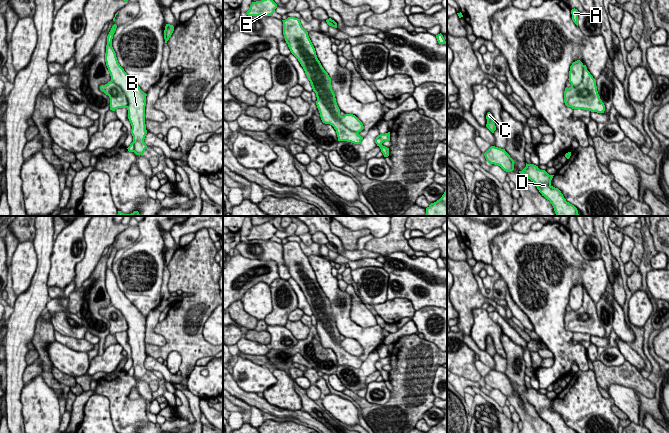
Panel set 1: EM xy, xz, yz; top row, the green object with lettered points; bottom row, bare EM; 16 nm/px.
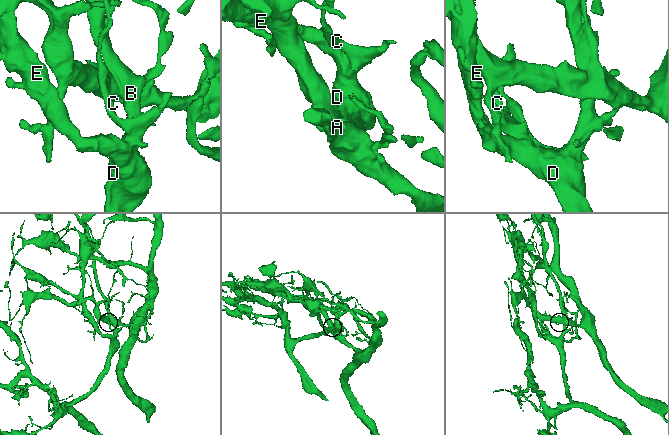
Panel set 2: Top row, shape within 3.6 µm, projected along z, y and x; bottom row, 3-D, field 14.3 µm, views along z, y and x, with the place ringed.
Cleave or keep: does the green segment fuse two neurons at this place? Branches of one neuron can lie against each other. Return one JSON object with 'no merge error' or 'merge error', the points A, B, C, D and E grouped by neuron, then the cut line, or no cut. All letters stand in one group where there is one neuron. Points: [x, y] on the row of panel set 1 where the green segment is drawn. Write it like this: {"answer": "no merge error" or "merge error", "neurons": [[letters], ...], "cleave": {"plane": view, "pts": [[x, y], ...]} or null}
{"answer": "merge error", "neurons": [["A"], ["B", "C", "D", "E"]], "cleave": {"plane": "xy", "pts": [[111, 80], [125, 95], [127, 107]]}}

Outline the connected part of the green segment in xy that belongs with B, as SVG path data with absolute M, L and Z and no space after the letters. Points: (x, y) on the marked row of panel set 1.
M107 42L105 62L111 76L111 81L117 84L124 92L128 100L128 119L131 123L134 153L143 155L147 145L144 142L147 134L145 124L146 96L140 87L127 75L118 63L116 53Z

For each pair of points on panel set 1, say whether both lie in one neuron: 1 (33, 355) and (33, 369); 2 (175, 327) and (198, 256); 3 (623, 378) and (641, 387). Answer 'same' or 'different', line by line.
1: same
2: same
3: same

